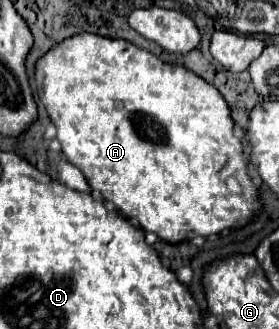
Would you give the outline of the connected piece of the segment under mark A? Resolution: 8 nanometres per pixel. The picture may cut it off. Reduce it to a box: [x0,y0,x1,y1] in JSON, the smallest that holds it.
[36,33,260,243]

